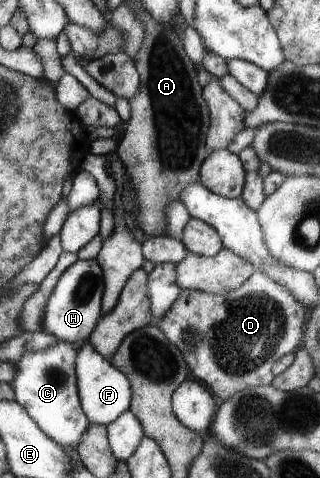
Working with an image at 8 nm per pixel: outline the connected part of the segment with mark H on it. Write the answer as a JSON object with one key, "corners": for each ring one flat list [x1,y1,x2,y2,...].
{"corners":[[78,260,60,278,52,292,43,319,43,333,56,336,60,341,86,342,101,319,104,300,104,270,97,260]]}

